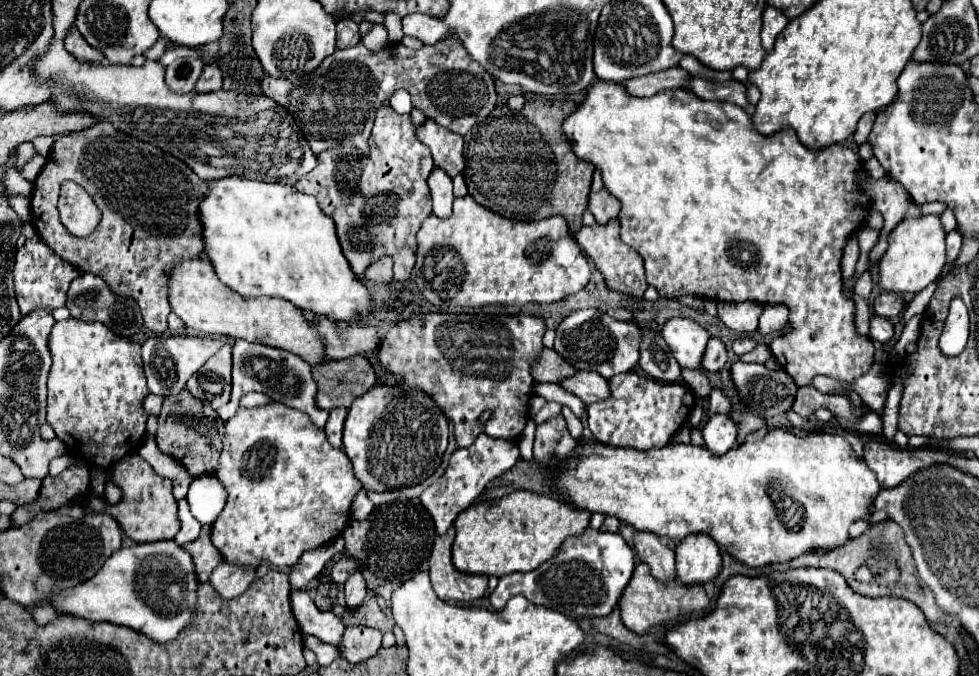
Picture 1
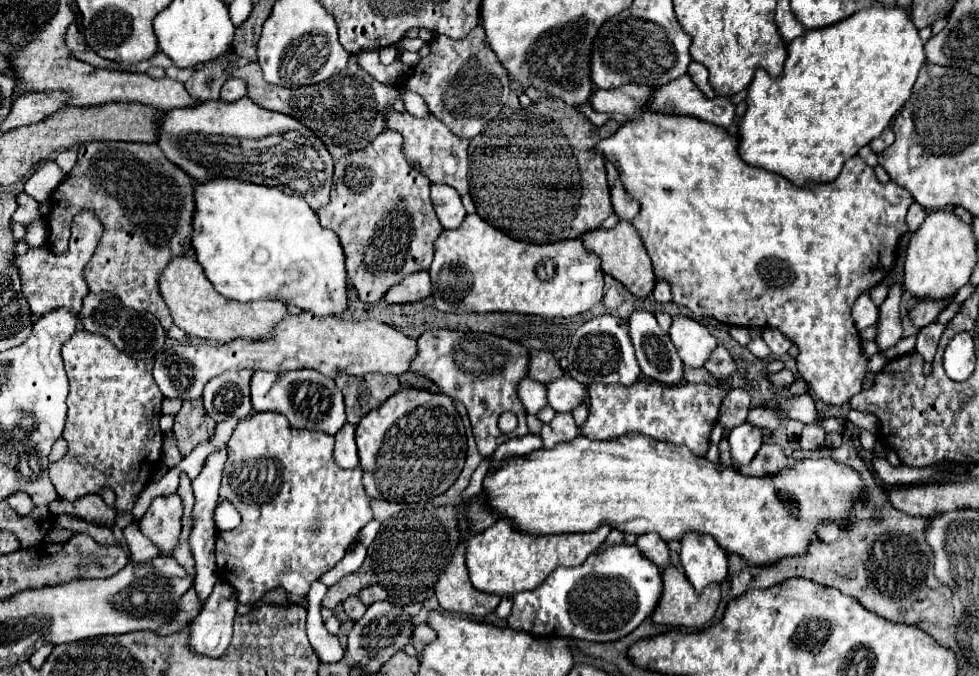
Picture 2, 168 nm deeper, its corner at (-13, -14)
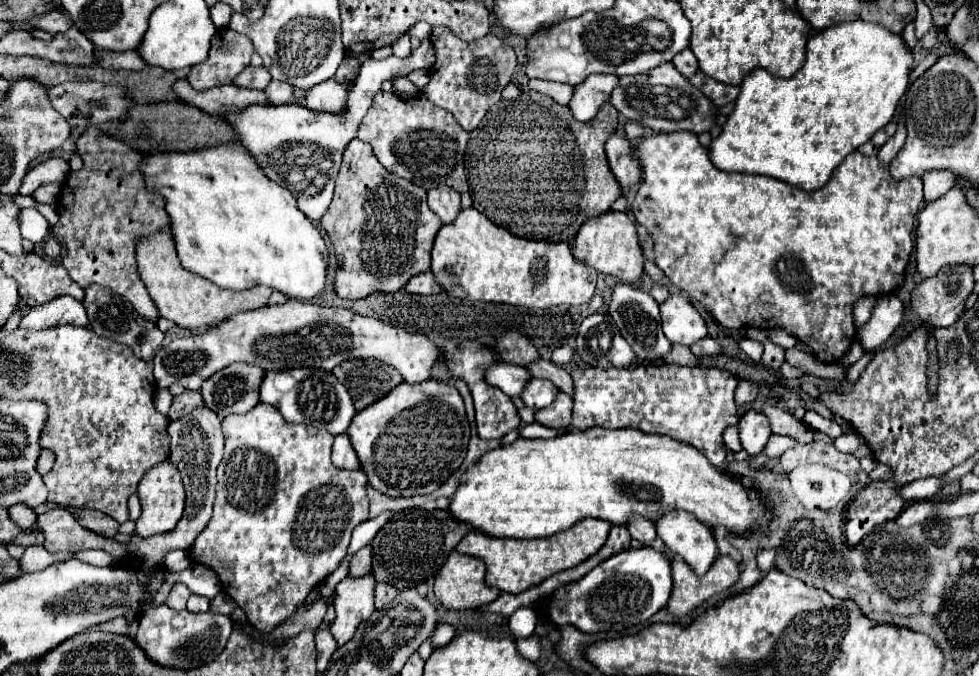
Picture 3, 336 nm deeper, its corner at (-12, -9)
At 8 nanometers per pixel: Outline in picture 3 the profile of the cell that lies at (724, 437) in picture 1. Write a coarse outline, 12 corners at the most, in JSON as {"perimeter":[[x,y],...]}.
{"perimeter":[[754,409],[742,415],[742,447],[758,455],[772,435],[768,417]]}

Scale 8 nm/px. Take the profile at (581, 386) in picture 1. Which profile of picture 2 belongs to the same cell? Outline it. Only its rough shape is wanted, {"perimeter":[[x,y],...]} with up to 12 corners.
{"perimeter":[[565,376],[547,384],[555,412],[587,402],[587,386]]}

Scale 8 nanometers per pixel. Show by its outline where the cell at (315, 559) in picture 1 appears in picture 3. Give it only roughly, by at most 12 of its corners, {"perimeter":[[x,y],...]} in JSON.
{"perimeter":[[362,547],[350,561],[350,575],[372,571],[372,547]]}

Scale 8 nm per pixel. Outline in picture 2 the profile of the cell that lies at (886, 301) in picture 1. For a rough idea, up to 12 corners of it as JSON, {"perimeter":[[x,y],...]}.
{"perimeter":[[921,300],[909,310],[917,328],[933,324],[945,300]]}

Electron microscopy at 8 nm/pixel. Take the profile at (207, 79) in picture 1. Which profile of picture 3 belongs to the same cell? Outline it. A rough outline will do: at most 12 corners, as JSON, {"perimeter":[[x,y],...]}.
{"perimeter":[[248,65],[234,85],[264,89],[272,81],[266,67]]}

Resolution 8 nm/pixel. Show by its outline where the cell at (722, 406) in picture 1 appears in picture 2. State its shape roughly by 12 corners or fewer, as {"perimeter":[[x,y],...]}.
{"perimeter":[[749,410],[747,422],[757,428],[777,430],[779,418],[773,410]]}

